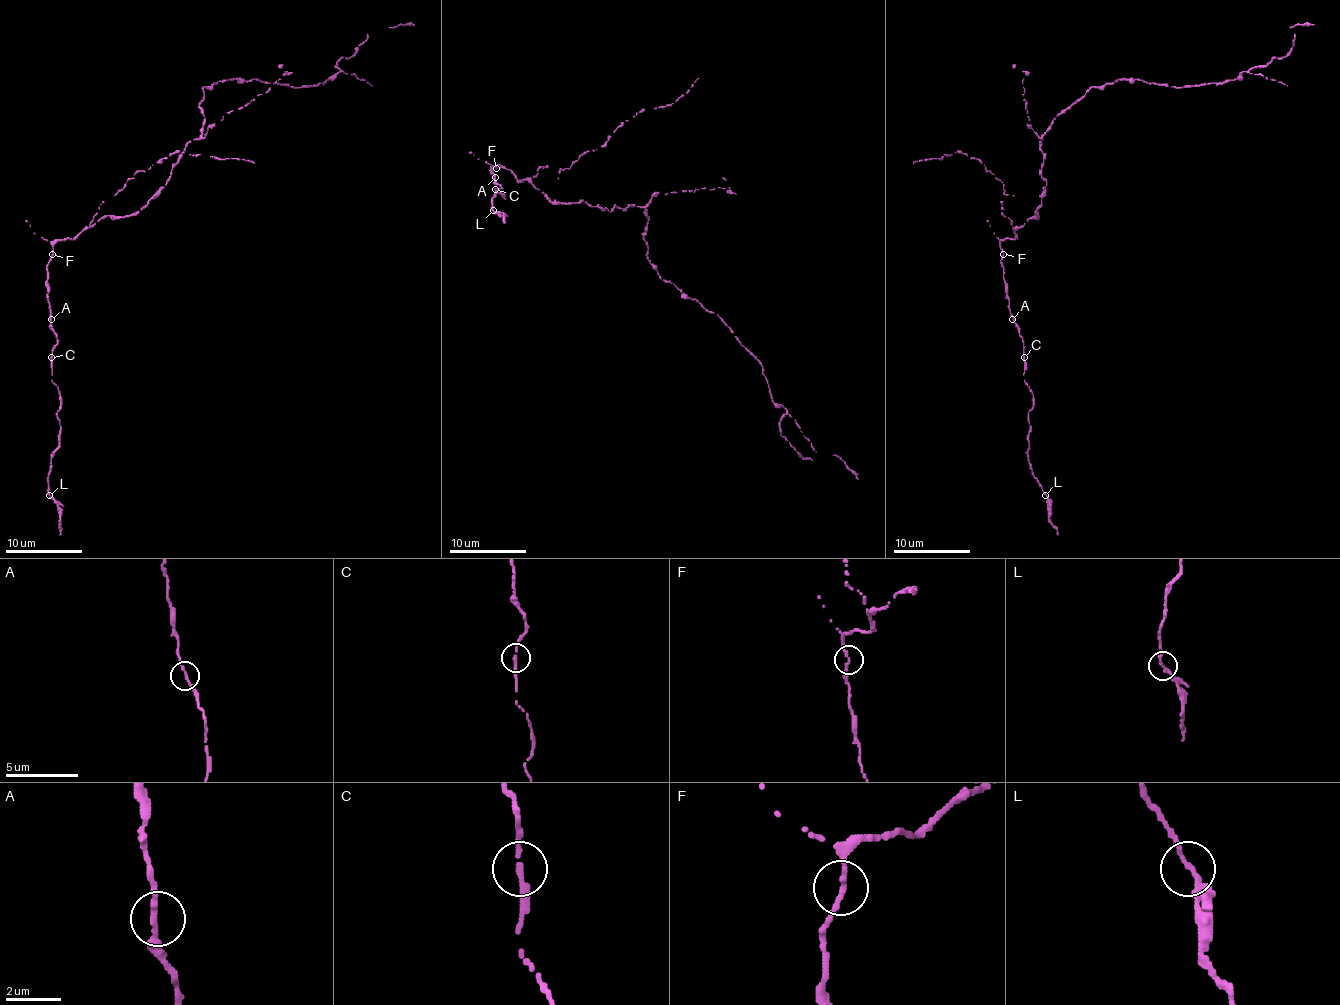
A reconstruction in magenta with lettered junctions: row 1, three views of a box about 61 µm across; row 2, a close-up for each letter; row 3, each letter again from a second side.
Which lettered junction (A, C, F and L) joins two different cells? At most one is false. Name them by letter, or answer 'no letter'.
F

